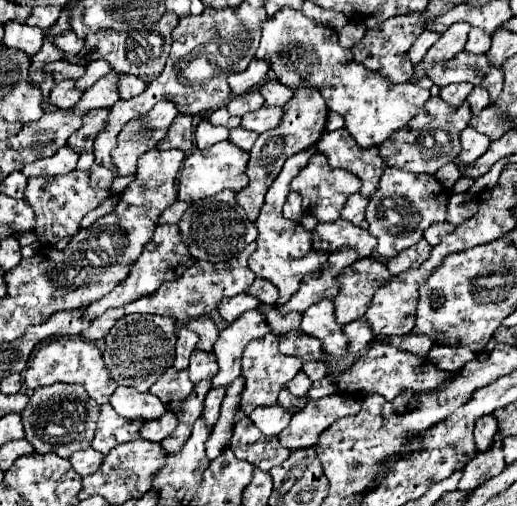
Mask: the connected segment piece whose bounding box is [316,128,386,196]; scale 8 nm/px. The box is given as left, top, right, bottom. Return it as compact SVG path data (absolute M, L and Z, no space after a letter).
M346 128L334 132L326 130L316 148L328 158L328 164L332 168L344 168L362 180L362 196L370 196L378 188L380 176L386 168L378 156L378 148L358 146Z

